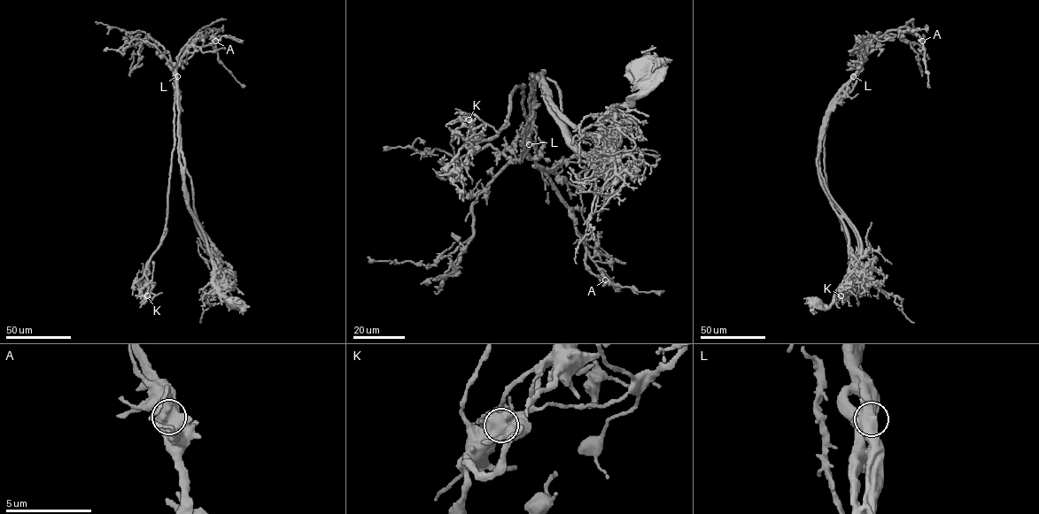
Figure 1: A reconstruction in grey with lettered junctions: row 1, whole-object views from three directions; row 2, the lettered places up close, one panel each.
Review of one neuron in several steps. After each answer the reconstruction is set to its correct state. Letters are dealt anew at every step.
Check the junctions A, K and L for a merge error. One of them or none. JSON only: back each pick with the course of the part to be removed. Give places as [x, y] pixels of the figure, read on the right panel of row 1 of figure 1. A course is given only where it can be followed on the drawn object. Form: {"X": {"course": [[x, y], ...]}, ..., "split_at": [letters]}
{"K": {"course": [[841, 295], [851, 293], [847, 283], [843, 283]]}, "split_at": ["K"]}

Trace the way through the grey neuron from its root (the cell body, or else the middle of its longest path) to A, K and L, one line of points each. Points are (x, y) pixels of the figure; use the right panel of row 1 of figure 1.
A: (814, 302), (829, 307), (851, 259), (819, 165), (829, 104), (887, 32), (910, 27), (922, 41)
K: (814, 302), (829, 307), (851, 259), (818, 161), (820, 127), (842, 88), (824, 144), (854, 270), (841, 295)
L: (814, 302), (819, 300), (829, 308), (849, 274), (849, 239), (825, 192), (818, 146), (829, 104), (853, 76)

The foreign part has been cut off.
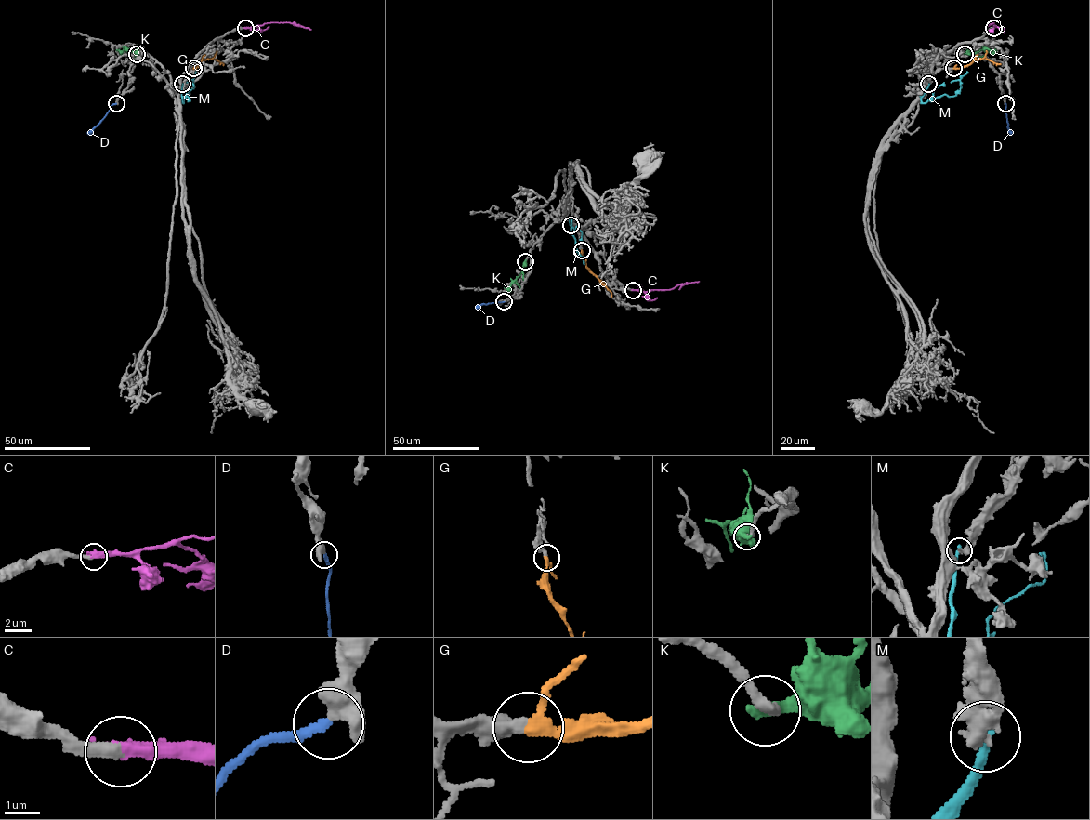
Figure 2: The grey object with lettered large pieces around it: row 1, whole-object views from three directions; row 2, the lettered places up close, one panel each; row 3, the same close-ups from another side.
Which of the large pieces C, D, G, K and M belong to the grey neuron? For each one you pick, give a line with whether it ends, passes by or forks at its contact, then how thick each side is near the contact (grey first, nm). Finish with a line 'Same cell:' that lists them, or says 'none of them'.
C: it ends | 320/480 nm
D: it ends | 360/220 nm
G: it passes by | 400/240 nm
Same cell: C, D, G

